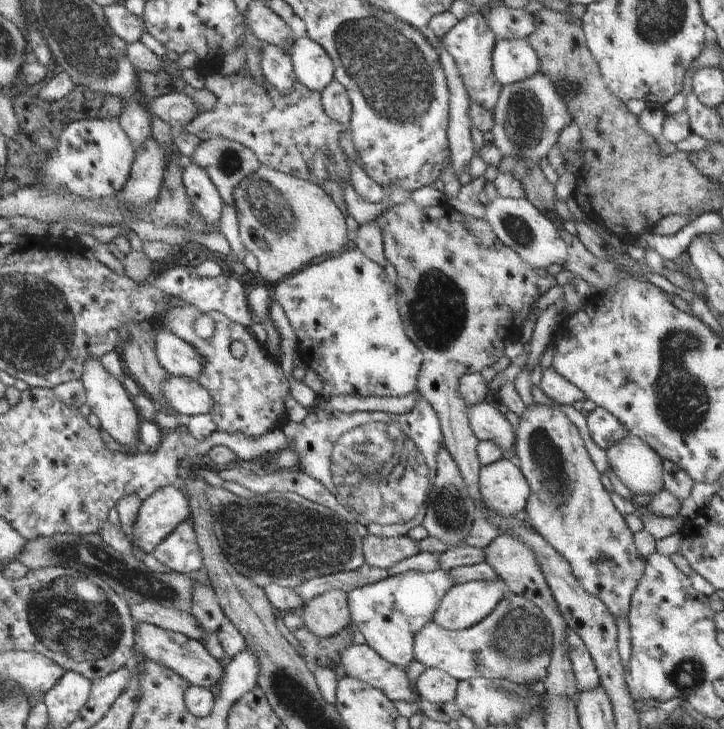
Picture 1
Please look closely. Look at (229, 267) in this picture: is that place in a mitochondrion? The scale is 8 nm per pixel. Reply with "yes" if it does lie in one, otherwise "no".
no

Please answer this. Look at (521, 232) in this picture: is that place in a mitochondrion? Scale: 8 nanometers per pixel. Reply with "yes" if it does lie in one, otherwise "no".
yes

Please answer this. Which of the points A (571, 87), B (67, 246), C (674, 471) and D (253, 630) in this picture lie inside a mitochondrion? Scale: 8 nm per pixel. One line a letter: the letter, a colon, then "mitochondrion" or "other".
A: mitochondrion
B: other
C: other
D: other

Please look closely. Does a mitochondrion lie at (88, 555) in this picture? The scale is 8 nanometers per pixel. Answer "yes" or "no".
yes

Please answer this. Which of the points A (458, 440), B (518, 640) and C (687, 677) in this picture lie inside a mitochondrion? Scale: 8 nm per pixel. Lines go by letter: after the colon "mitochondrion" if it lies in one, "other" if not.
A: other
B: mitochondrion
C: mitochondrion

